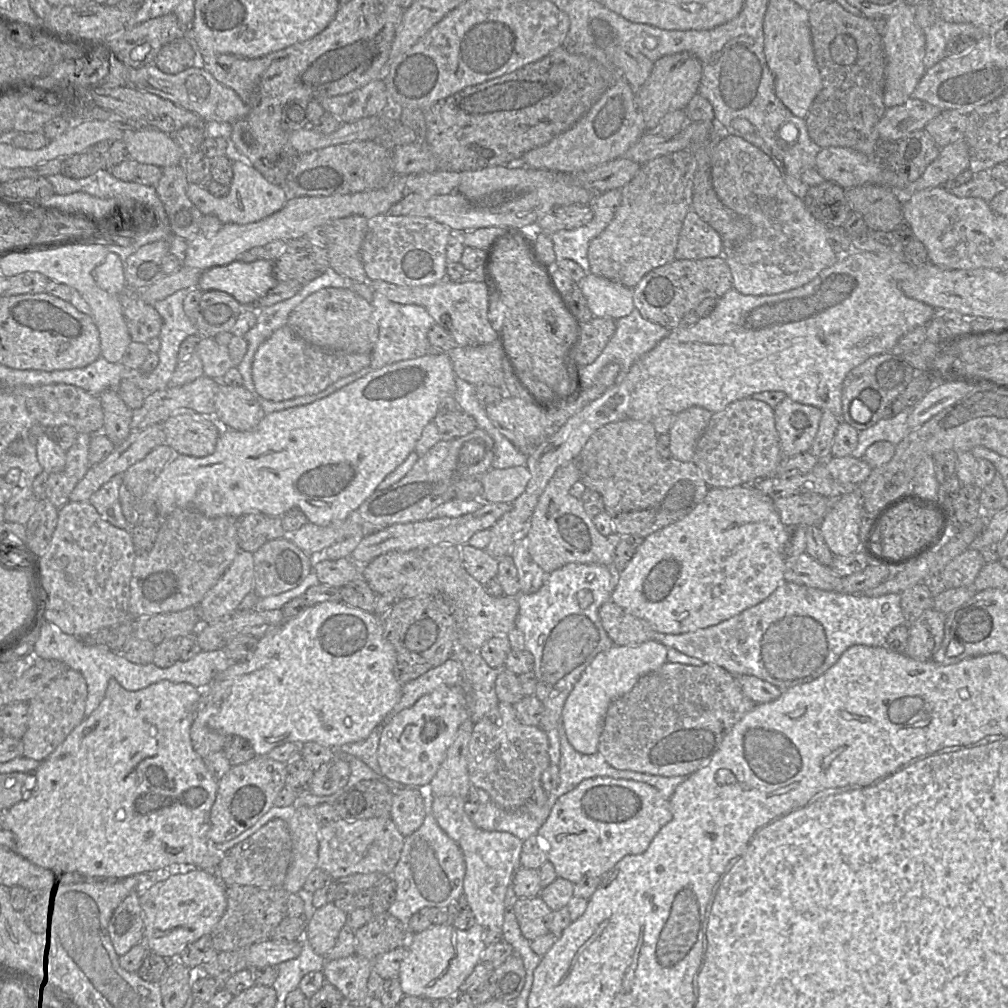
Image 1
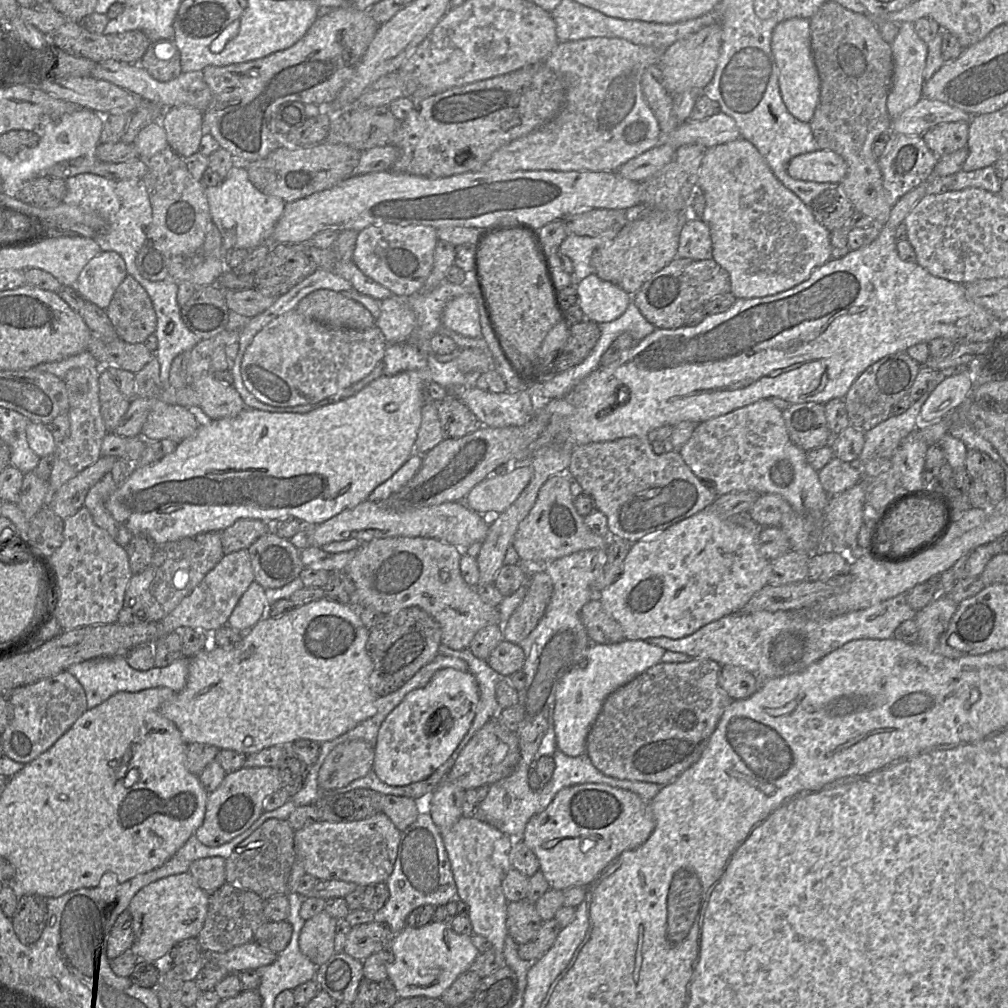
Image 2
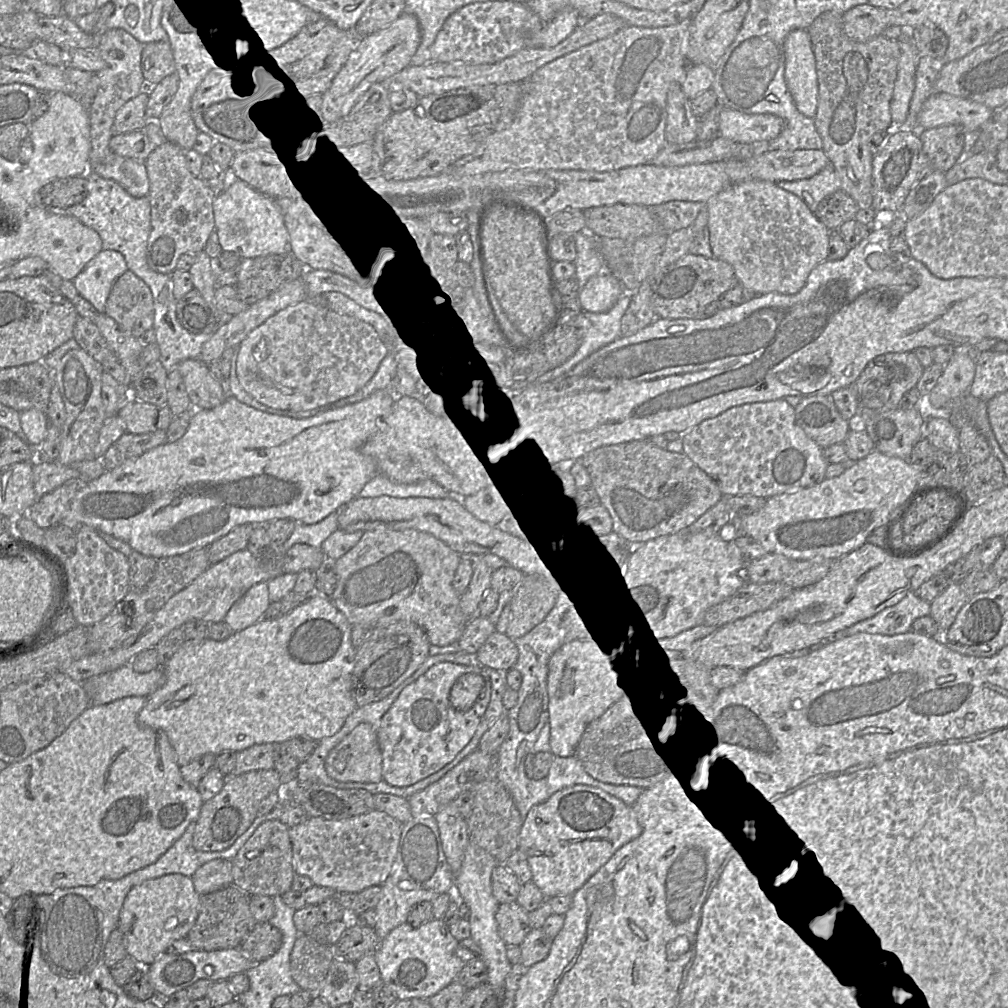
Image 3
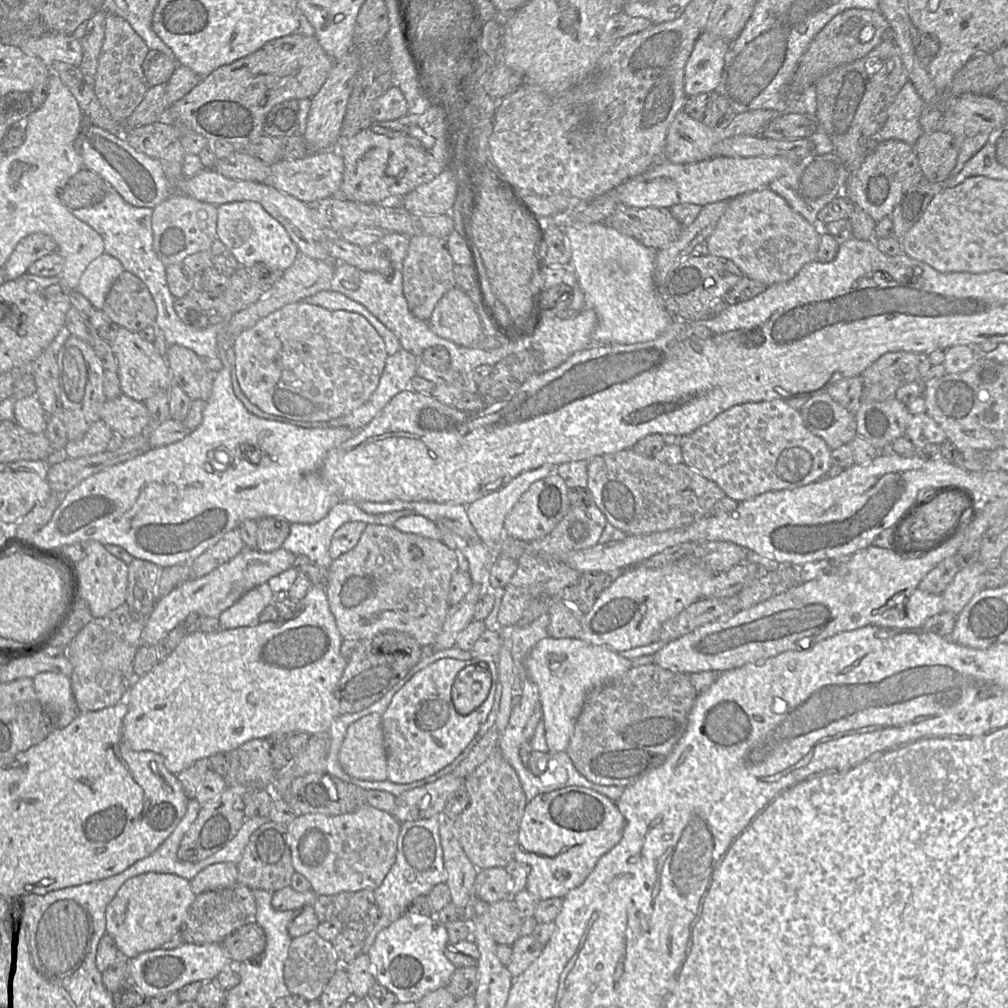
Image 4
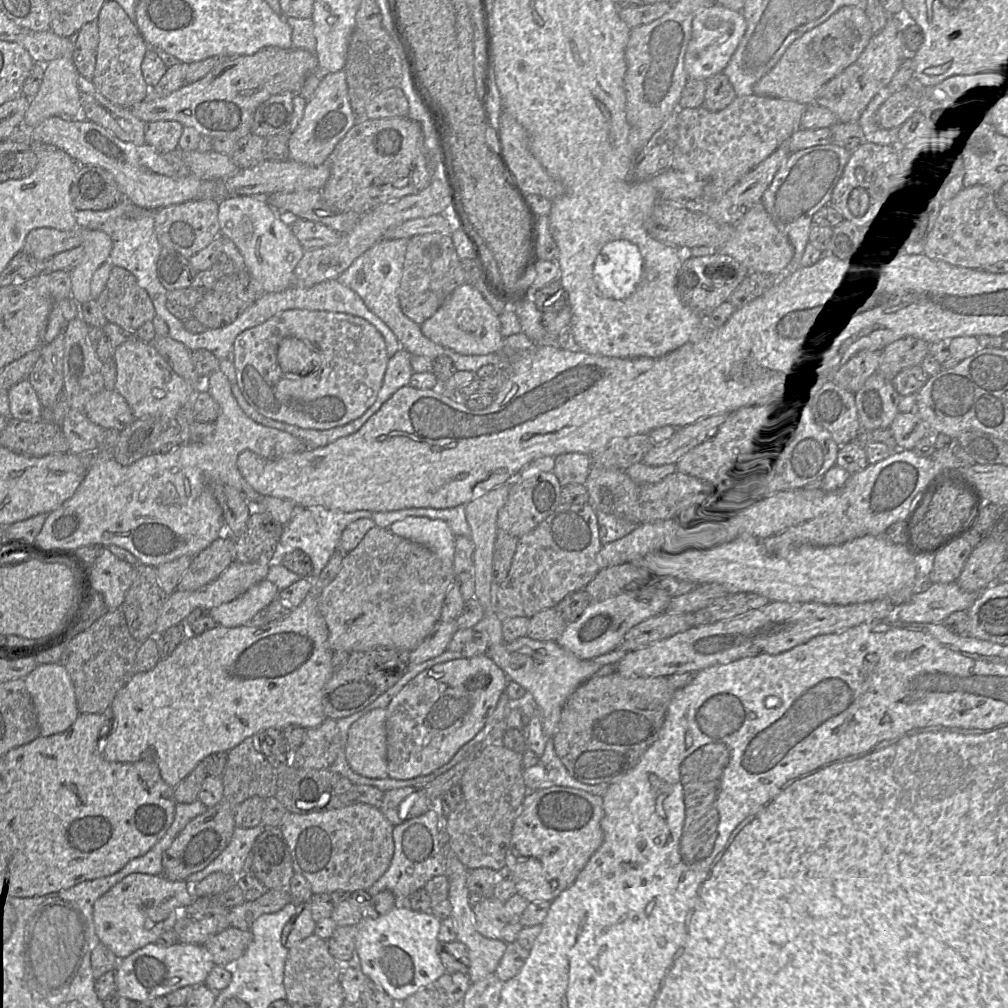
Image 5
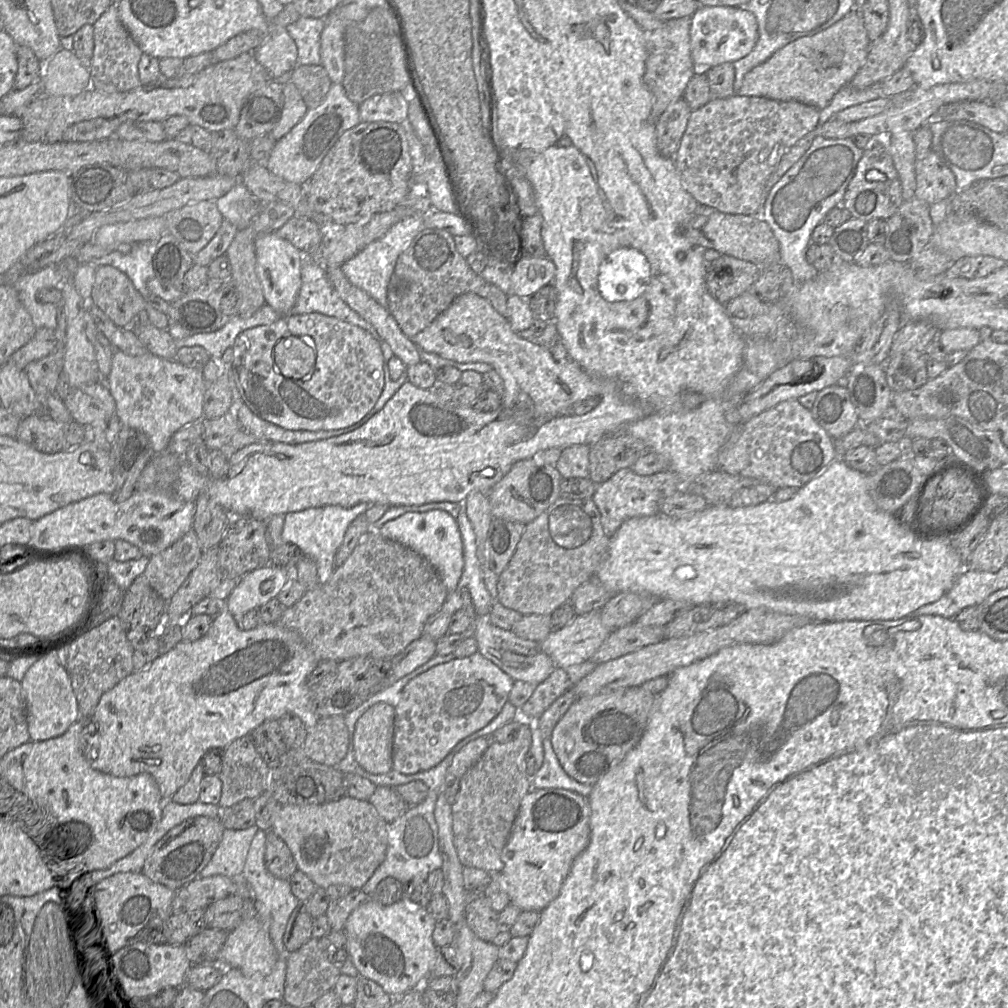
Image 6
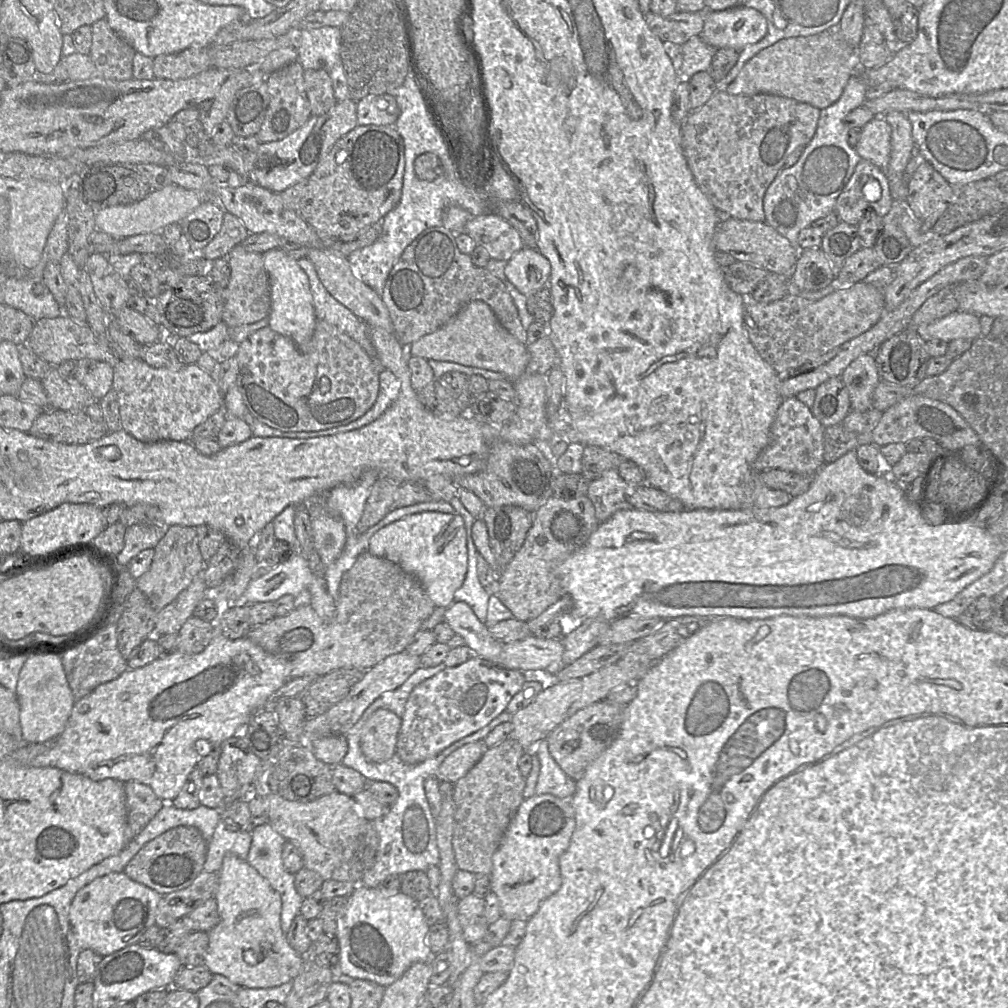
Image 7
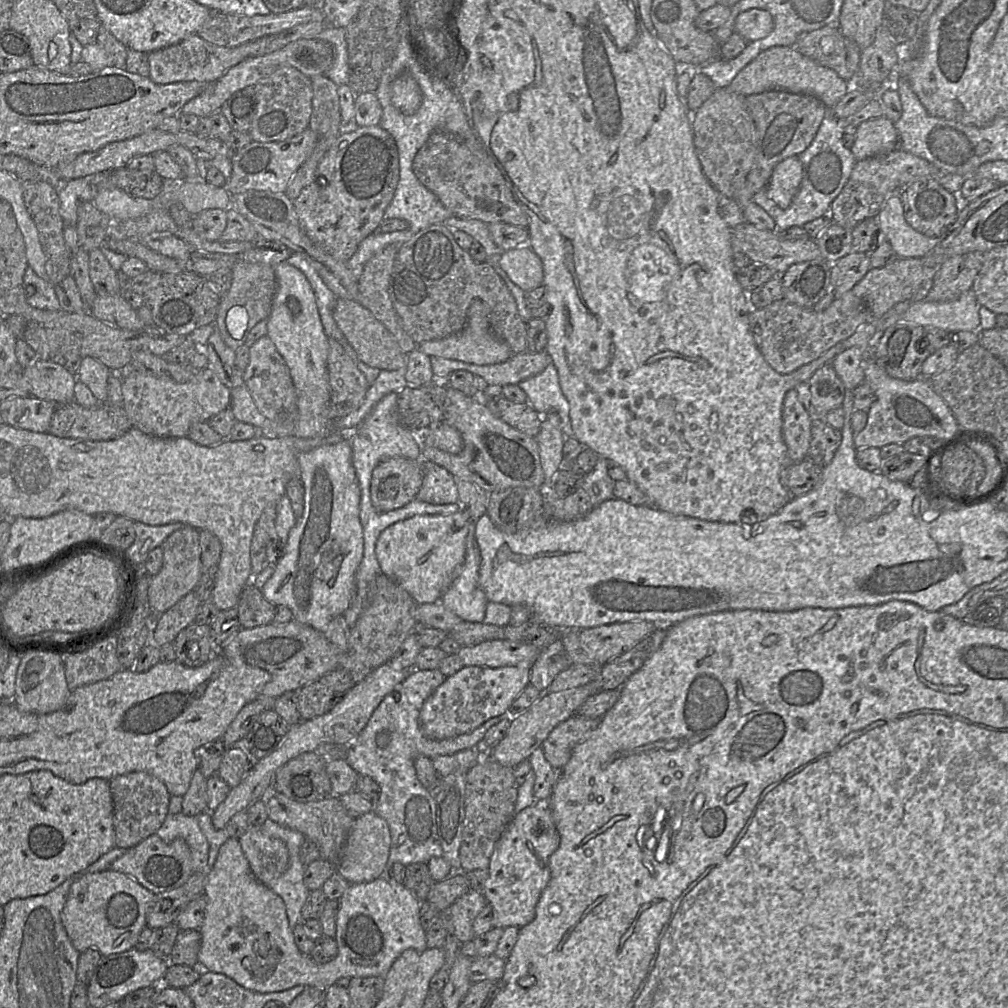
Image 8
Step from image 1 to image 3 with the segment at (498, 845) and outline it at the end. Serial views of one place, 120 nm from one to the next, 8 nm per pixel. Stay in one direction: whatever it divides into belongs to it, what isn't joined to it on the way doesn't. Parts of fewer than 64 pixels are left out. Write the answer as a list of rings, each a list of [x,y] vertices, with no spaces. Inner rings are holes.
[[[469,840],[460,870],[454,875],[454,894],[469,908],[470,938],[480,947],[481,959],[487,966],[486,983],[495,987],[504,987],[507,976],[514,968],[506,956],[507,946],[499,935],[495,919],[499,902],[493,896],[491,875],[498,861],[484,849]]]

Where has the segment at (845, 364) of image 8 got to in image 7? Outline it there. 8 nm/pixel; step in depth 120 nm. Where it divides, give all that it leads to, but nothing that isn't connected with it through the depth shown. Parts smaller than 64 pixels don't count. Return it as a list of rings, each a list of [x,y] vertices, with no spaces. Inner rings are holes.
[[[874,354],[856,358],[840,377],[849,393],[851,408],[861,413],[870,410],[873,392],[881,381]]]

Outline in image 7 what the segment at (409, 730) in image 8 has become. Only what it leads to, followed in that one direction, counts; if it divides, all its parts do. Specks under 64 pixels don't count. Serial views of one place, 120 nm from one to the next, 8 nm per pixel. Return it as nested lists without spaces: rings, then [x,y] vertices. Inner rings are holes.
[[[443,662],[435,667],[418,668],[400,687],[384,692],[374,700],[364,711],[361,718],[346,733],[348,751],[341,763],[360,772],[367,779],[367,782],[385,781],[394,785],[399,792],[396,801],[387,807],[386,813],[372,821],[379,835],[378,849],[374,860],[365,870],[358,885],[376,888],[391,875],[402,875],[413,870],[427,871],[430,867],[439,865],[440,853],[436,842],[435,819],[425,794],[424,781],[429,776],[438,776],[441,763],[454,750],[469,743],[482,741],[497,725],[511,720],[512,715],[505,710],[483,728],[452,743],[438,755],[417,764],[405,763],[396,753],[389,760],[381,763],[367,760],[361,749],[360,737],[361,730],[368,718],[380,708],[390,710],[401,718],[412,690],[424,680],[431,678],[444,669]]]

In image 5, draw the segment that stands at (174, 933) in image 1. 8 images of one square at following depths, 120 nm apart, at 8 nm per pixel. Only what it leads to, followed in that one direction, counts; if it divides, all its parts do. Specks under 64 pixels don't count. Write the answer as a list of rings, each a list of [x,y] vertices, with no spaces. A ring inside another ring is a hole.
[[[129,874],[94,903],[93,919],[96,934],[100,943],[107,946],[118,959],[123,959],[145,945],[155,943],[165,931],[174,930],[179,913],[195,898],[191,885],[186,881],[171,881],[164,875]]]

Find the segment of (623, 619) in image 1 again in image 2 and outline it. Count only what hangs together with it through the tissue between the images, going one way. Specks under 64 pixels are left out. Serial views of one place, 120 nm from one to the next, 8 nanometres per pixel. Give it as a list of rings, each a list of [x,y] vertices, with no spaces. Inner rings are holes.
[[[590,600],[582,607],[580,620],[592,643],[607,645],[625,640],[621,625],[605,611],[599,600]]]

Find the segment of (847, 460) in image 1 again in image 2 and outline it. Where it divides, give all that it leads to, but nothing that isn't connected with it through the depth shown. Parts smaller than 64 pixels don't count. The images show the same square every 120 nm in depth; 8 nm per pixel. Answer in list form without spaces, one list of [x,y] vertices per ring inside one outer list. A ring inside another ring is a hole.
[[[835,457],[818,471],[818,476],[823,489],[830,496],[854,487],[863,479],[857,463],[843,462]]]

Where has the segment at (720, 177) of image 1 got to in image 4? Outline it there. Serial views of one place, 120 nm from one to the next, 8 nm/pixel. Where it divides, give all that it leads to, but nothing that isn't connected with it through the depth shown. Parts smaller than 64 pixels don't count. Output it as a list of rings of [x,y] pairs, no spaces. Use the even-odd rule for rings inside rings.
[[[766,187],[730,199],[727,209],[706,242],[708,254],[731,260],[745,276],[771,286],[792,279],[805,264],[816,260],[820,235],[784,198]]]

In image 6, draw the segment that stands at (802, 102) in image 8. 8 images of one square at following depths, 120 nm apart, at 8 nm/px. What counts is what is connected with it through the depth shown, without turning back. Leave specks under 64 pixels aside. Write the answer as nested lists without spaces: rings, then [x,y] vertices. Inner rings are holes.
[[[739,96],[711,99],[691,112],[686,130],[674,156],[684,189],[703,206],[724,214],[760,216],[768,196],[767,181],[790,148],[819,124],[819,110],[797,101]]]

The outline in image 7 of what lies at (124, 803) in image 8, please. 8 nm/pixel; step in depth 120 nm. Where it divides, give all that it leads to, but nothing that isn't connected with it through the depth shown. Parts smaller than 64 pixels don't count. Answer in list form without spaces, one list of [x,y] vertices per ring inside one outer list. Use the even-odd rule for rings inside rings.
[[[138,781],[124,783],[127,807],[127,828],[125,837],[132,841],[163,807],[165,802],[160,799],[151,787]]]

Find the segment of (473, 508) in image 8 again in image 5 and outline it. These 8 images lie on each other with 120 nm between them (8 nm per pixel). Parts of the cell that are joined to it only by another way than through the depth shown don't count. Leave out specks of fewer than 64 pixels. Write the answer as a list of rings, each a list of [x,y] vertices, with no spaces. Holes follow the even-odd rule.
[[[408,516],[394,522],[388,529],[394,535],[429,548],[442,560],[454,563],[456,537],[445,521]]]

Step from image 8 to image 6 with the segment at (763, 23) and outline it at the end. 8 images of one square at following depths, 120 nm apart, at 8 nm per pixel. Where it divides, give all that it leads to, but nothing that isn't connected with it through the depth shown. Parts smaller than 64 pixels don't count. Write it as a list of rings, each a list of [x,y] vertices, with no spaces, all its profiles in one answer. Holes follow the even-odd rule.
[[[700,6],[691,16],[690,49],[693,64],[700,70],[708,70],[725,62],[734,63],[745,57],[754,48],[758,39],[756,17],[745,7]]]

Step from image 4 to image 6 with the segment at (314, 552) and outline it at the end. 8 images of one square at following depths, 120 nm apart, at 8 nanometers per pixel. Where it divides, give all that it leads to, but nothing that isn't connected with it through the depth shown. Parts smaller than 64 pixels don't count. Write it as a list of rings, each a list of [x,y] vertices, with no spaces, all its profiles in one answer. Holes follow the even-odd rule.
[[[366,502],[348,508],[327,505],[289,512],[285,514],[281,541],[295,544],[305,556],[312,559],[317,567],[318,581],[320,584],[324,584],[335,570],[334,557],[343,542],[347,528],[360,514],[363,515],[371,505]]]

